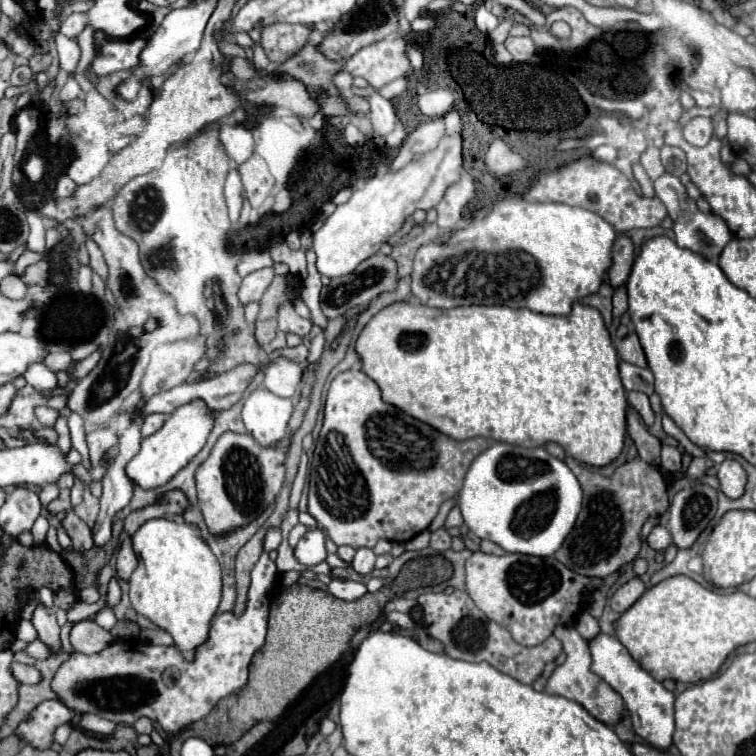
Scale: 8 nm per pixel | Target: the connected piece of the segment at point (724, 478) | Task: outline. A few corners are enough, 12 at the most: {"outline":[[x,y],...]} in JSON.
{"outline":[[725,459],[717,477],[721,491],[737,499],[745,491],[747,473],[735,459]]}

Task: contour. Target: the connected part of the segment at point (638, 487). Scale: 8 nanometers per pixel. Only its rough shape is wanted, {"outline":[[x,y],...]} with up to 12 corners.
{"outline":[[569,455],[583,509],[555,559],[603,579],[637,557],[669,509],[659,467],[611,477]]}

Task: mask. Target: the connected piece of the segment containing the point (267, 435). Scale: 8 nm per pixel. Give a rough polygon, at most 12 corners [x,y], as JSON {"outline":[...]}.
{"outline":[[257,387],[243,423],[263,447],[287,437],[293,399]]}

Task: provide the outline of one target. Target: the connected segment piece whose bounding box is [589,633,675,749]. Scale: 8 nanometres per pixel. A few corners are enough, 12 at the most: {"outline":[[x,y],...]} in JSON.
{"outline":[[617,637],[589,641],[591,671],[623,697],[635,733],[667,749],[675,695]]}

